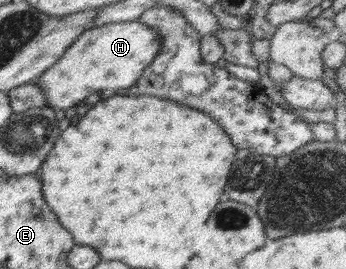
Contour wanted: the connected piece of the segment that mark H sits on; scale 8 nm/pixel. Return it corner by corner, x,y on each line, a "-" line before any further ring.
135,21
107,23
87,29
67,52
36,81
47,96
47,107
64,111
104,89
127,89
160,53
163,38
155,29

